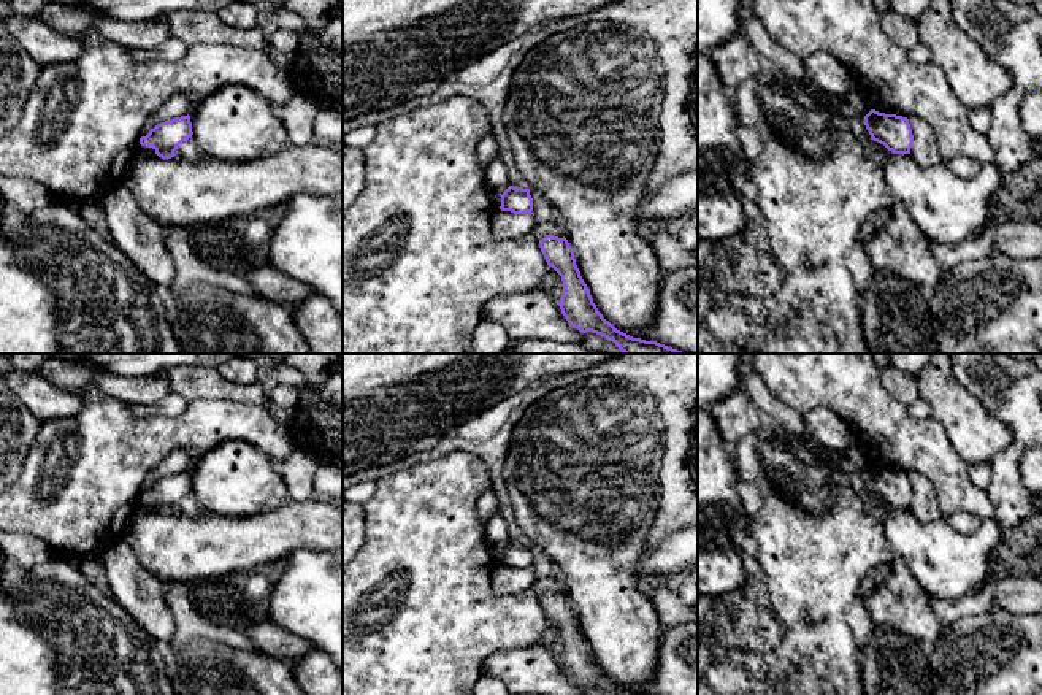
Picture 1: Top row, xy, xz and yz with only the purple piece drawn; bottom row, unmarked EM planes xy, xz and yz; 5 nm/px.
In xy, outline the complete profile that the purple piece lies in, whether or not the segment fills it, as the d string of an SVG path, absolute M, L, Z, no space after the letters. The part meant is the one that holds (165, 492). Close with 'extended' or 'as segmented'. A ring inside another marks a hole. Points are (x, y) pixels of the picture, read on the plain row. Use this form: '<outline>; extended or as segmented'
M187 470L157 479L146 492L140 493L140 500L152 503L162 514L171 514L176 511L174 506L178 501L192 493L192 490L192 478Z; as segmented

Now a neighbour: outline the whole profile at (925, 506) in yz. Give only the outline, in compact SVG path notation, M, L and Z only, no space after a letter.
M910 471L907 473L912 490L914 500L910 503L910 513L921 522L931 524L942 519L942 513L939 503L936 500L936 493L933 490L931 482L920 473Z

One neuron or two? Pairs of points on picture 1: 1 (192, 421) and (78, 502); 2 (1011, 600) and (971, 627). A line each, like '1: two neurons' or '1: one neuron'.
1: one neuron
2: two neurons

